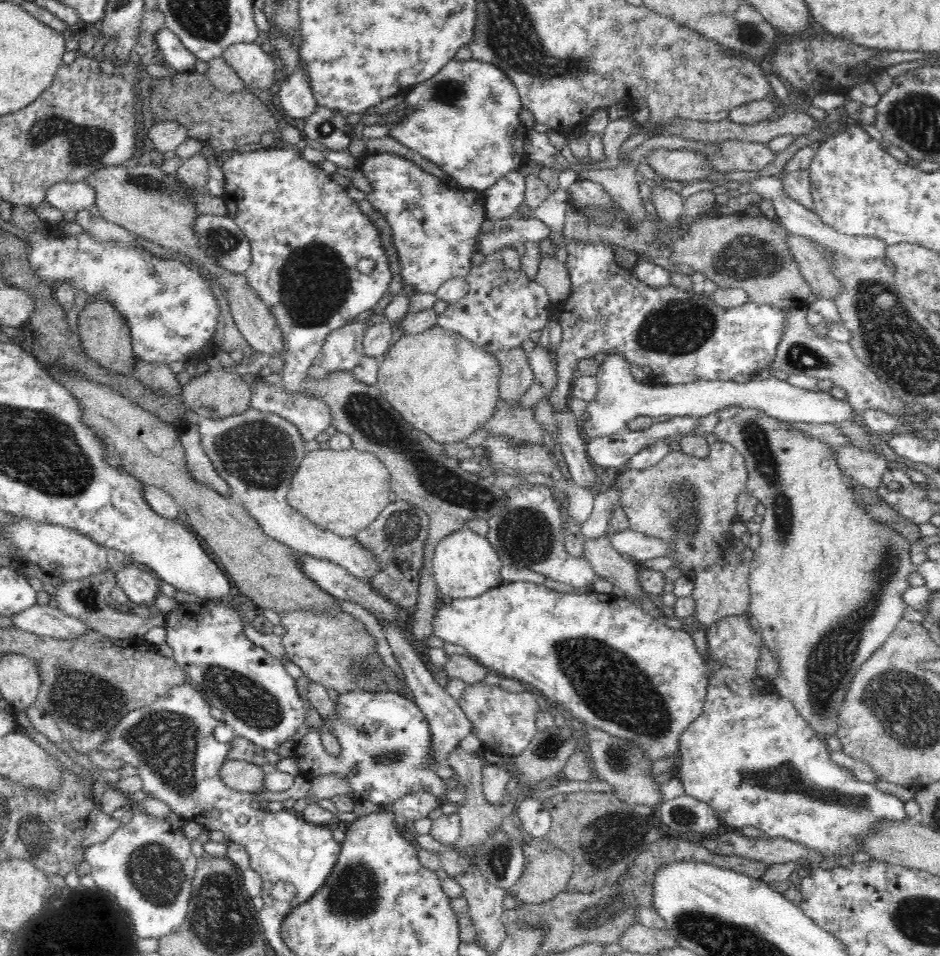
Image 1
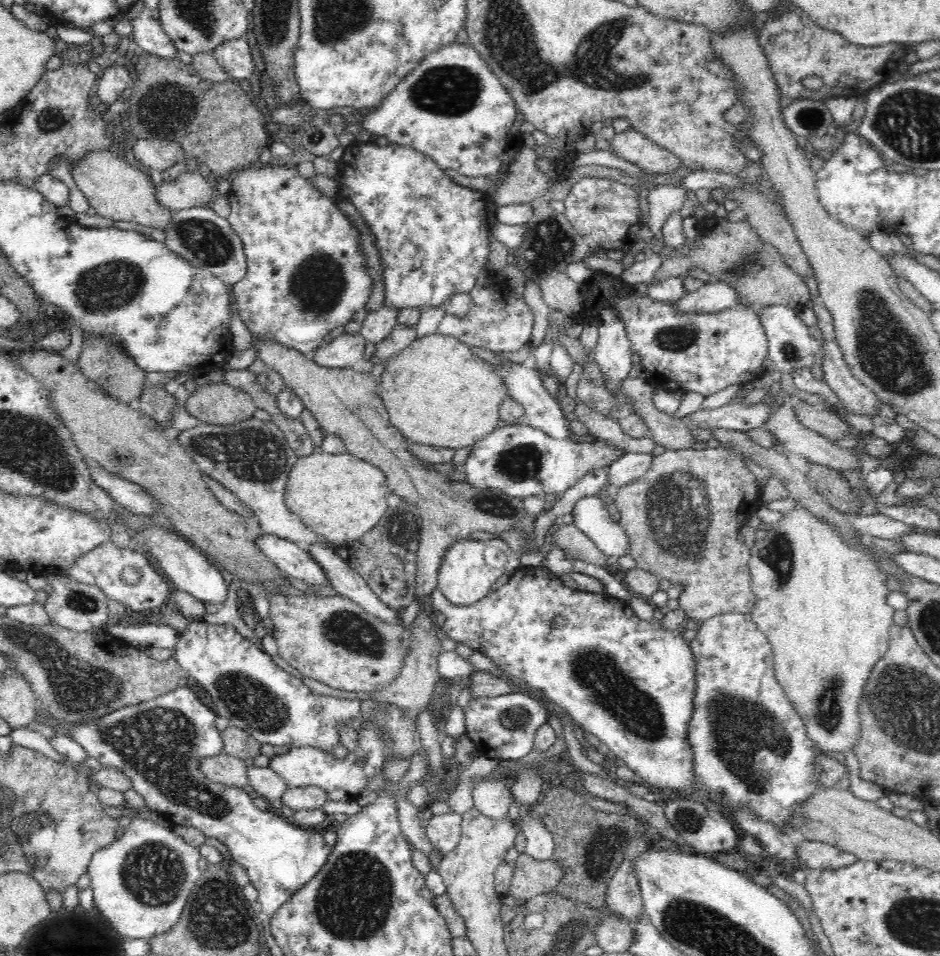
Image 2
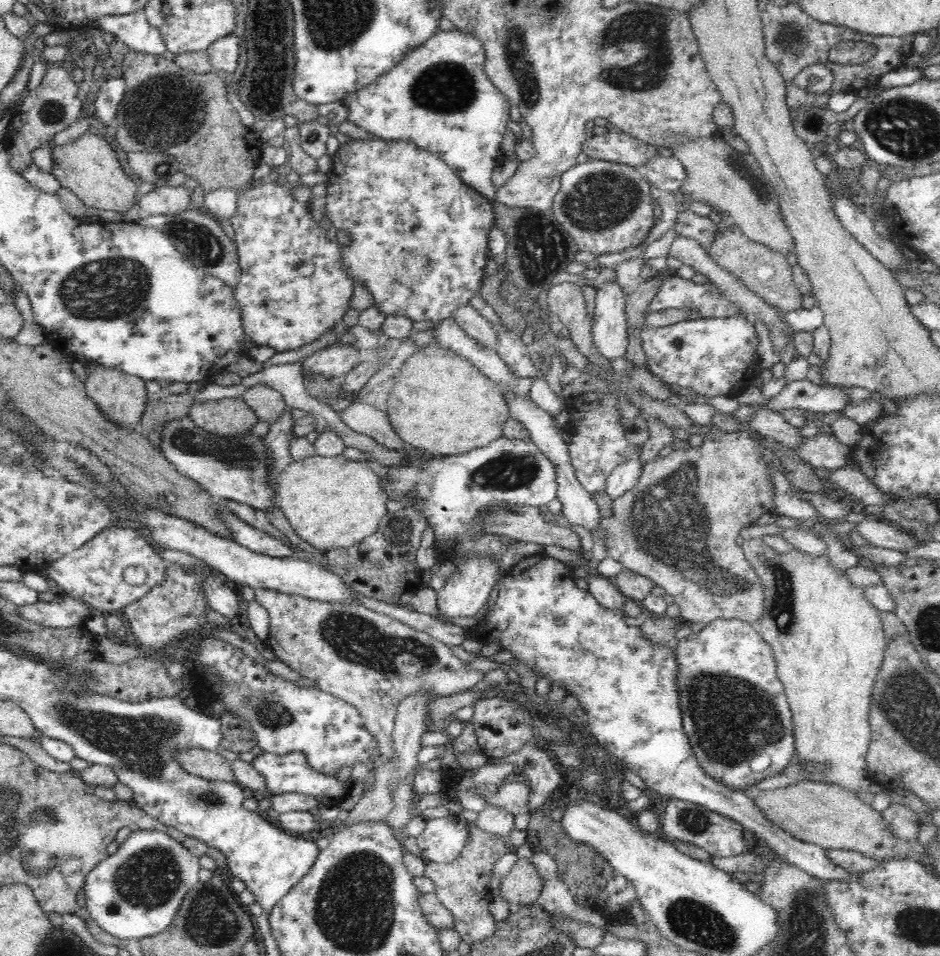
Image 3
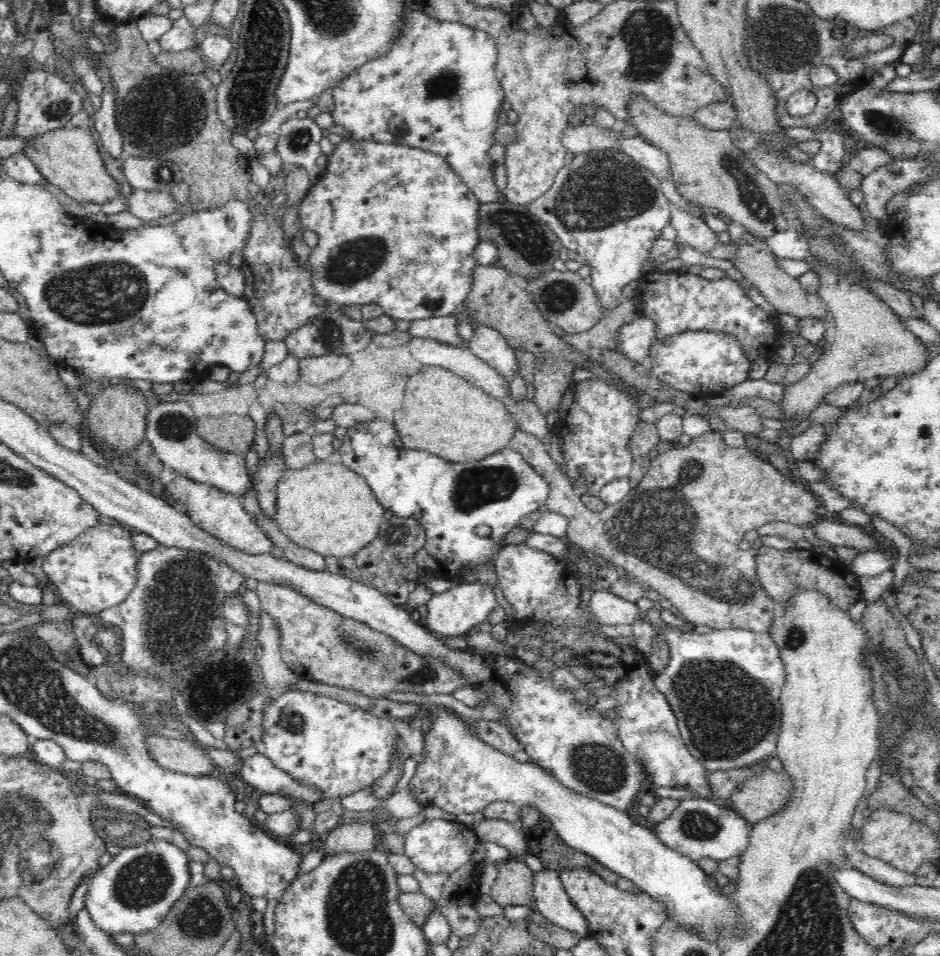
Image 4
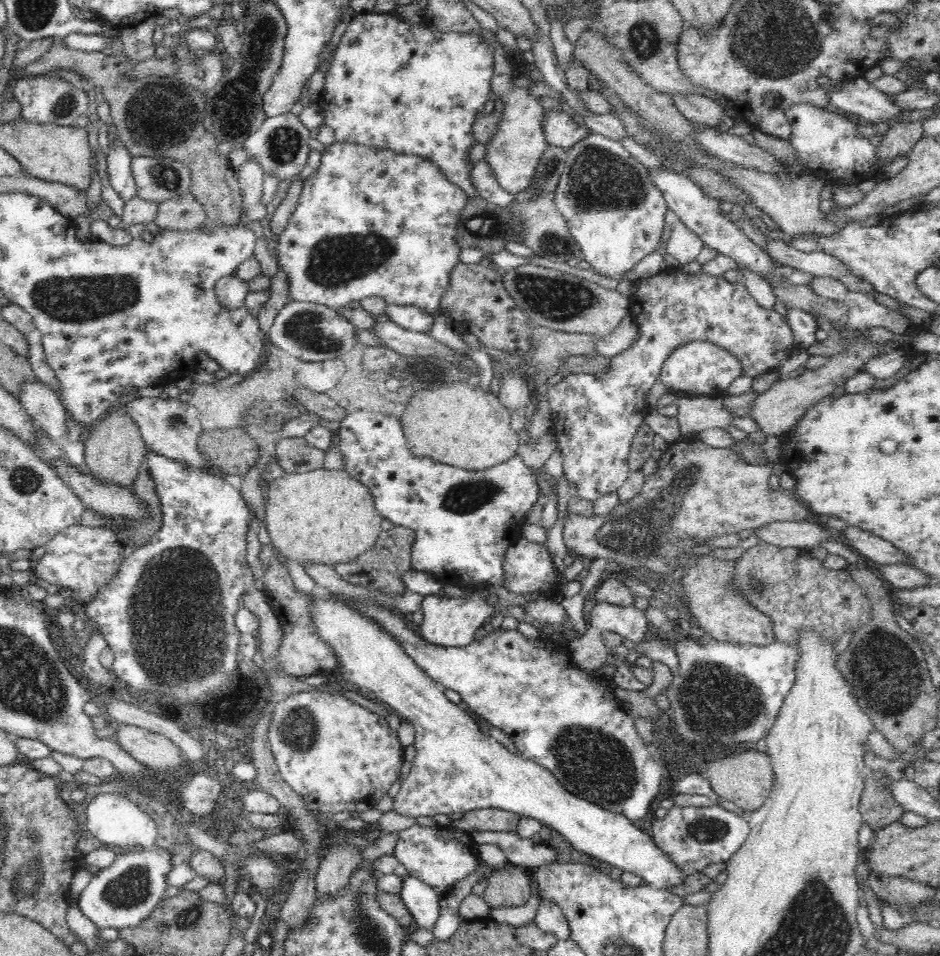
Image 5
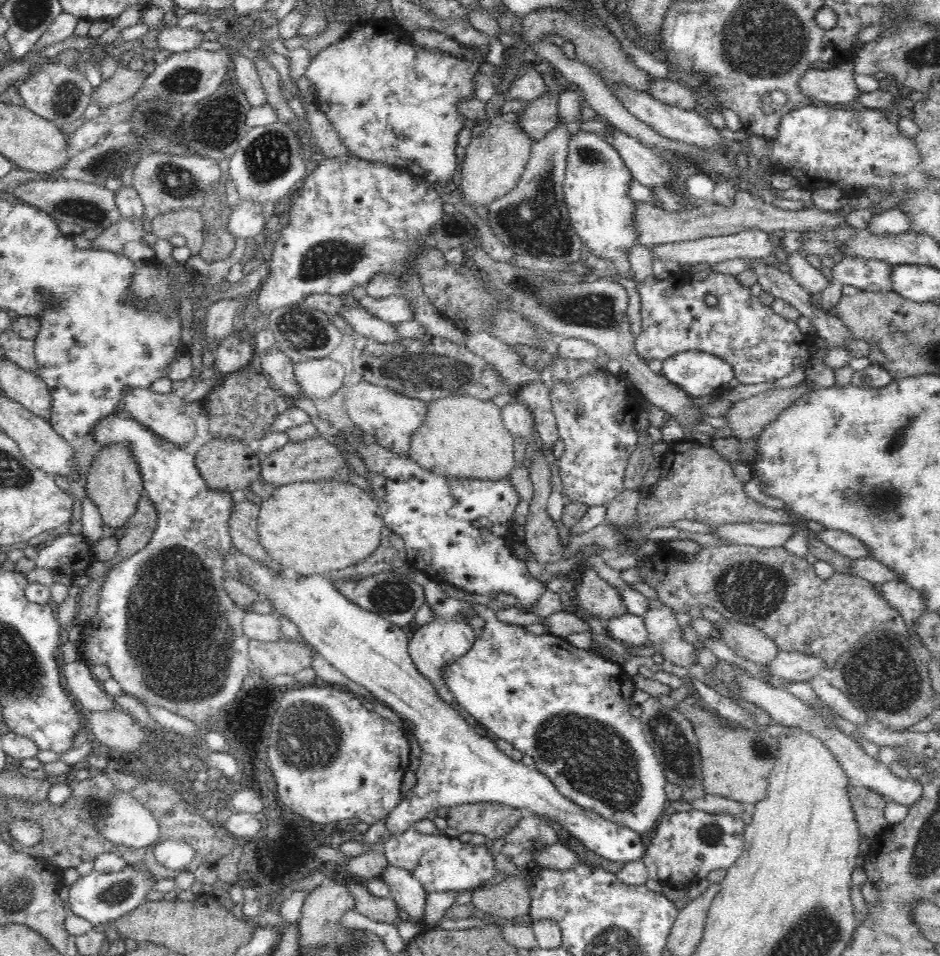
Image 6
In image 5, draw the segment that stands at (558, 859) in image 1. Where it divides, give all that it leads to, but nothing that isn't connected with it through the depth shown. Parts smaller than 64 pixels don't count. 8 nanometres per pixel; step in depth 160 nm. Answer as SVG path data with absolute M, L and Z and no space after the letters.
M510 864L508 868L492 872L481 897L490 908L522 907L530 898L533 884L528 869Z

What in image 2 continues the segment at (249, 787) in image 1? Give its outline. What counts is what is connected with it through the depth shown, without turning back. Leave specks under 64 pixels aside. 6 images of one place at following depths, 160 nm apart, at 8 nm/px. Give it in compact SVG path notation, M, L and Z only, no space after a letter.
M220 754L212 759L204 759L201 770L207 778L228 788L246 790L250 785L249 768L244 759Z

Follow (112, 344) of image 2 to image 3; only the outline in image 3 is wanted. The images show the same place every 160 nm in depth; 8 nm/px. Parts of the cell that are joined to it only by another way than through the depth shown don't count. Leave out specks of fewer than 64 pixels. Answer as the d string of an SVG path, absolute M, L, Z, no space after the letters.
M98 368L94 370L85 380L85 390L89 400L92 400L99 411L109 421L116 425L126 425L128 429L135 429L139 426L146 405L149 403L149 396L145 388L145 380L139 376L128 375L120 369Z

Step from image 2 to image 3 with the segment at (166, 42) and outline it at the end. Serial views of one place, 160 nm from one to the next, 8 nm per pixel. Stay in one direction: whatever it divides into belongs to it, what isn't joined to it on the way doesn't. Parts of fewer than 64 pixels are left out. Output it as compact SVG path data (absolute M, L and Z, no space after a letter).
M143 10L116 16L100 16L95 26L114 34L131 50L162 56L167 50L160 31L150 26Z

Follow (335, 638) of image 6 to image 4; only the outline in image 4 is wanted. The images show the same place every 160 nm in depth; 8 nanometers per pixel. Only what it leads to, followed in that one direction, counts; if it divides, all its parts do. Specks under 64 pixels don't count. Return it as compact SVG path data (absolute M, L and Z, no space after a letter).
M424 704L422 715L419 717L427 718L431 726L428 732L424 732L423 753L417 758L416 772L406 789L421 807L440 808L454 815L474 815L484 811L484 808L492 802L512 802L521 808L534 808L551 822L567 846L592 856L616 875L632 880L637 890L644 891L657 902L664 903L668 920L677 923L677 926L684 926L685 930L694 930L701 938L716 940L718 924L726 924L732 928L738 924L738 912L734 910L726 896L720 896L716 884L712 884L703 870L688 856L681 855L675 849L662 844L652 827L641 826L630 819L629 813L620 812L612 806L601 804L565 788L551 772L531 761L518 762L512 755L506 755L499 749L486 745L478 739L478 736L471 734L470 727L467 728L464 719L452 709L440 704L429 708Z

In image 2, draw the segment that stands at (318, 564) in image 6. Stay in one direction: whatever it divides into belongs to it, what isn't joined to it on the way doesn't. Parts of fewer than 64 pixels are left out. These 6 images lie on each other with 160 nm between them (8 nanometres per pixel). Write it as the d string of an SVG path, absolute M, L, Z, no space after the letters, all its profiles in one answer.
M316 450L310 456L299 457L292 468L285 503L317 534L344 547L376 527L388 510L386 498L390 491L387 476L380 467L348 452L330 454Z

